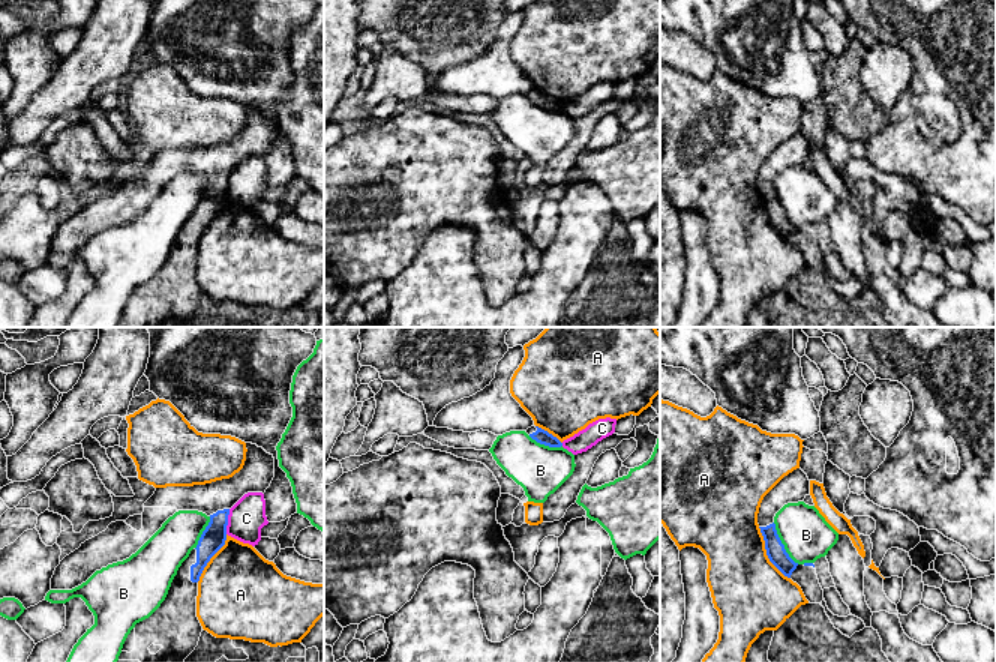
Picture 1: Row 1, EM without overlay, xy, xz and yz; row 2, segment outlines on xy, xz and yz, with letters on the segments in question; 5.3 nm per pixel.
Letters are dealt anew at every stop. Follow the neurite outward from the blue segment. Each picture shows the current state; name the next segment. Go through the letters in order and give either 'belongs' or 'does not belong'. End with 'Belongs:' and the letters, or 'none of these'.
A: does not belong
B: does not belong
C: does not belong
Belongs: none of these

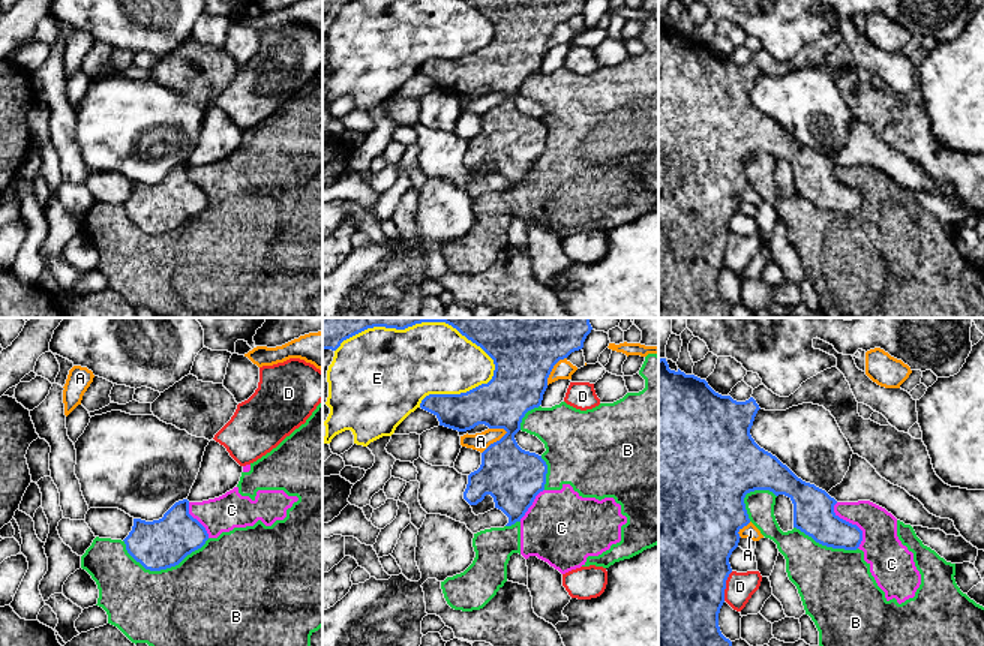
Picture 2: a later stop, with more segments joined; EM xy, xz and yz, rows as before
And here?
A: does not belong
B: does not belong
C: does not belong
D: does not belong
E: does not belong
Belongs: none of these

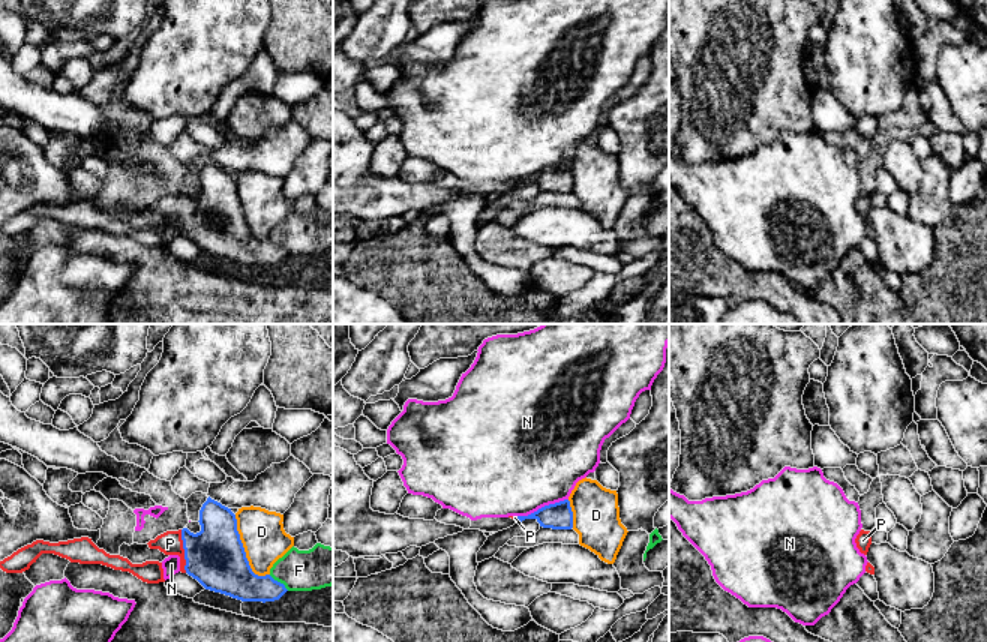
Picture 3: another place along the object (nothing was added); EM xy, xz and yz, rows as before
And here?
D: does not belong
F: does not belong
N: does not belong
P: belongs
Belongs: P

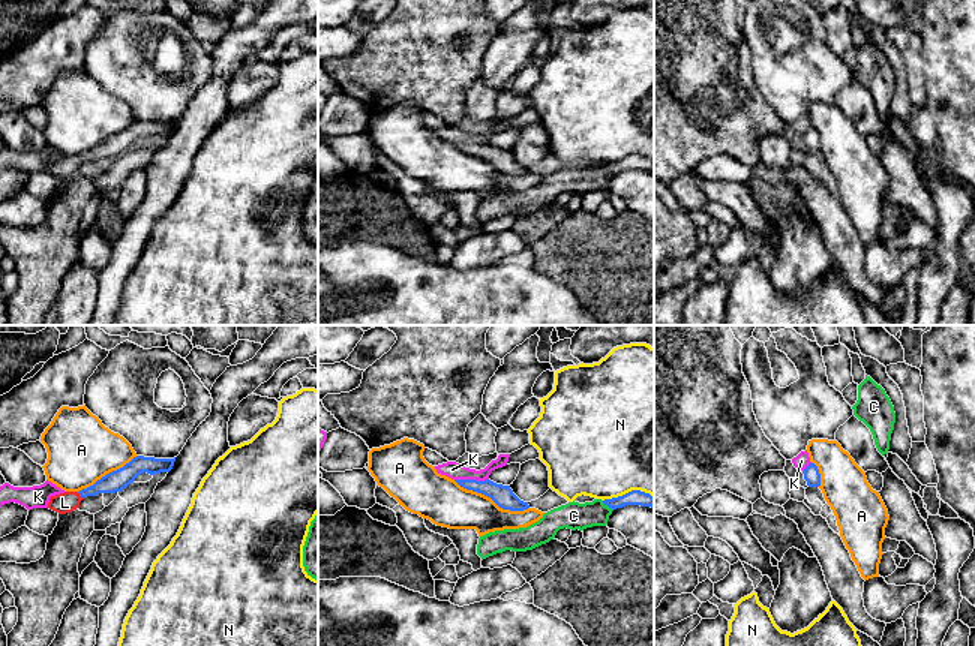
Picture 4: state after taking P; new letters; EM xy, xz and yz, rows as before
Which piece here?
A: does not belong
C: does not belong
K: does not belong
L: belongs
N: does not belong
Belongs: L

